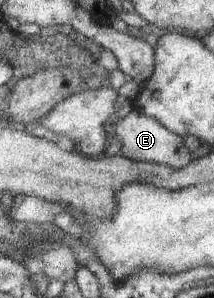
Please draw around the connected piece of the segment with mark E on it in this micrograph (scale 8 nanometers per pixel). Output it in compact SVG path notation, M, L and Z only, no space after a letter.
M130 111L123 118L114 118L114 123L115 140L120 144L121 156L134 161L168 166L172 169L182 169L191 159L191 153L183 146L182 137L169 132L151 117L141 115L137 111Z

